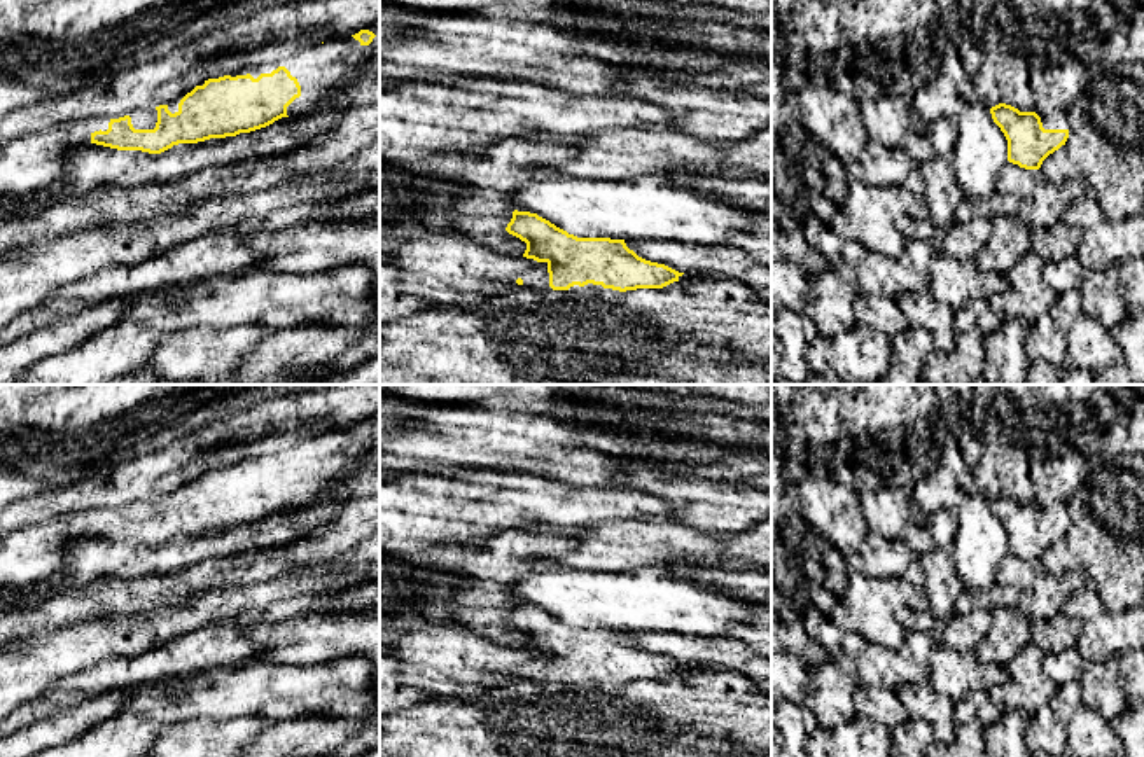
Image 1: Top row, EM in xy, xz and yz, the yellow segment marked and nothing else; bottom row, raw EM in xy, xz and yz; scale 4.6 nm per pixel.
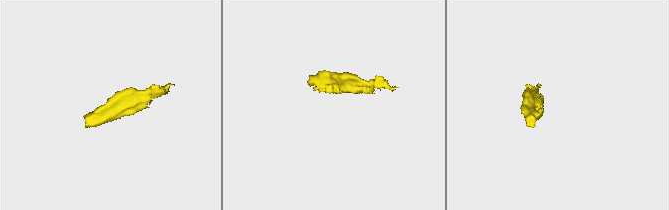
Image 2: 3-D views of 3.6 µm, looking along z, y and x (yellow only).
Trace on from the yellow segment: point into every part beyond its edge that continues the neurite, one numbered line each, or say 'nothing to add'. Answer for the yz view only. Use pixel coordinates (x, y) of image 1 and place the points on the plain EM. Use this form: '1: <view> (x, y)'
1: yz (1059, 511)

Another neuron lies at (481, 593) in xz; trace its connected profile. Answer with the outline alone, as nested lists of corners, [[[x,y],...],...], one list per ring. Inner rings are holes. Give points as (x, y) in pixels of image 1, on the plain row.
[[[541,524],[499,530],[455,547],[443,565],[469,580],[465,600],[458,605],[458,624],[502,647],[523,647],[527,635],[509,626],[500,608],[514,603],[511,586],[532,573],[541,558],[555,561],[574,549],[574,535]]]

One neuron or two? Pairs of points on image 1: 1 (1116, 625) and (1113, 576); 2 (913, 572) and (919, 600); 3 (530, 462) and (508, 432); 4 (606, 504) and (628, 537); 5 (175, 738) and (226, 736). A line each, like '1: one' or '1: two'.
1: two
2: one
3: one
4: two
5: one

